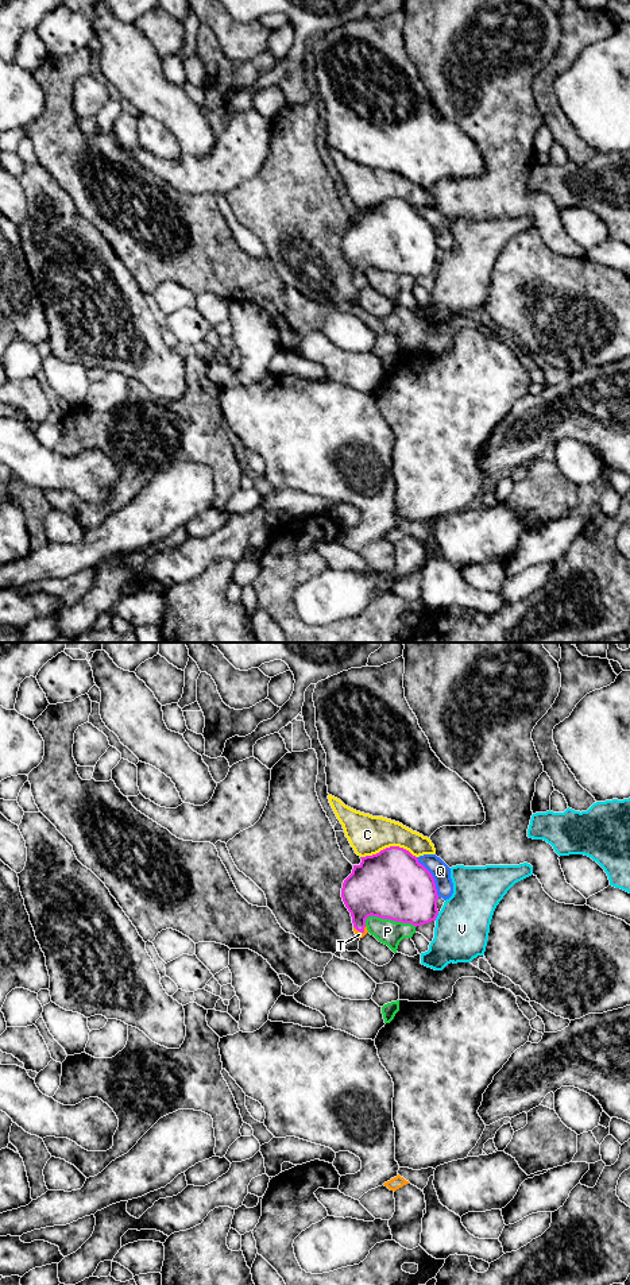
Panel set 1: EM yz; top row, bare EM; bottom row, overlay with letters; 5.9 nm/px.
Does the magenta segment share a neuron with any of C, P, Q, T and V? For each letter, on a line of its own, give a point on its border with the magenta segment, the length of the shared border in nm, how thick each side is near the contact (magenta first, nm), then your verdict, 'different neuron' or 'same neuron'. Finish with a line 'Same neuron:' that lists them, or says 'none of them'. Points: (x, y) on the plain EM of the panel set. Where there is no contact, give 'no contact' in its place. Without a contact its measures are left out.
C: contact yz (387, 200); length 340 nm; calibres 420 and 240 nm; different neuron
P: contact yz (390, 270); length 320 nm; calibres 420 and 150 nm; different neuron
Q: contact yz (432, 230); length 280 nm; calibres 420 and 110 nm; different neuron
T: contact yz (360, 284); length 80 nm; calibres 300 and 40 nm; same neuron
V: contact yz (436, 269); length 50 nm; calibres 380 and 320 nm; different neuron
Same neuron: T

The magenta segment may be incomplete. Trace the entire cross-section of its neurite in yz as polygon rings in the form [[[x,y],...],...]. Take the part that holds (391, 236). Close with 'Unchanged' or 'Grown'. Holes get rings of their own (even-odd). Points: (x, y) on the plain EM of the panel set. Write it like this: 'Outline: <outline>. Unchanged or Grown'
Outline: [[[390,198],[360,211],[362,215],[353,217],[352,225],[344,232],[341,240],[341,250],[351,265],[357,290],[368,285],[366,271],[371,267],[411,275],[416,279],[436,273],[438,267],[436,235],[416,208],[403,200]]]. Grown

